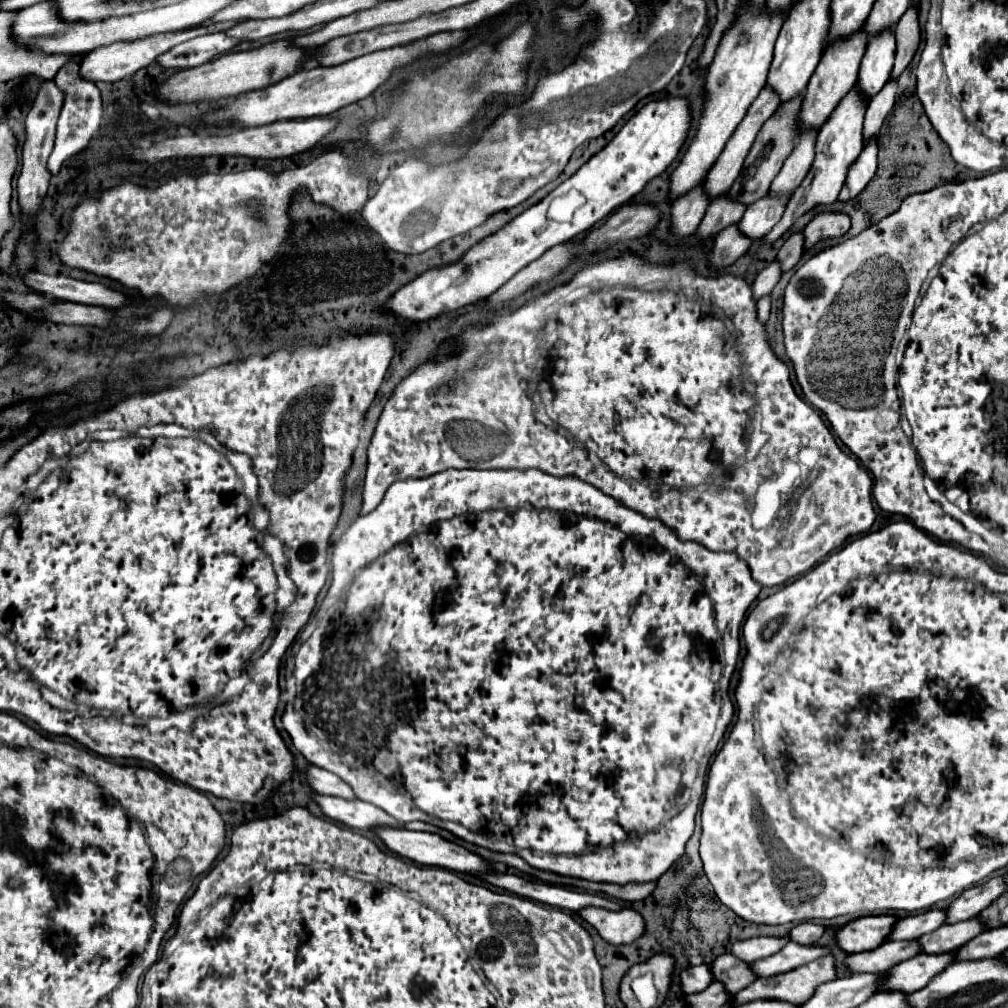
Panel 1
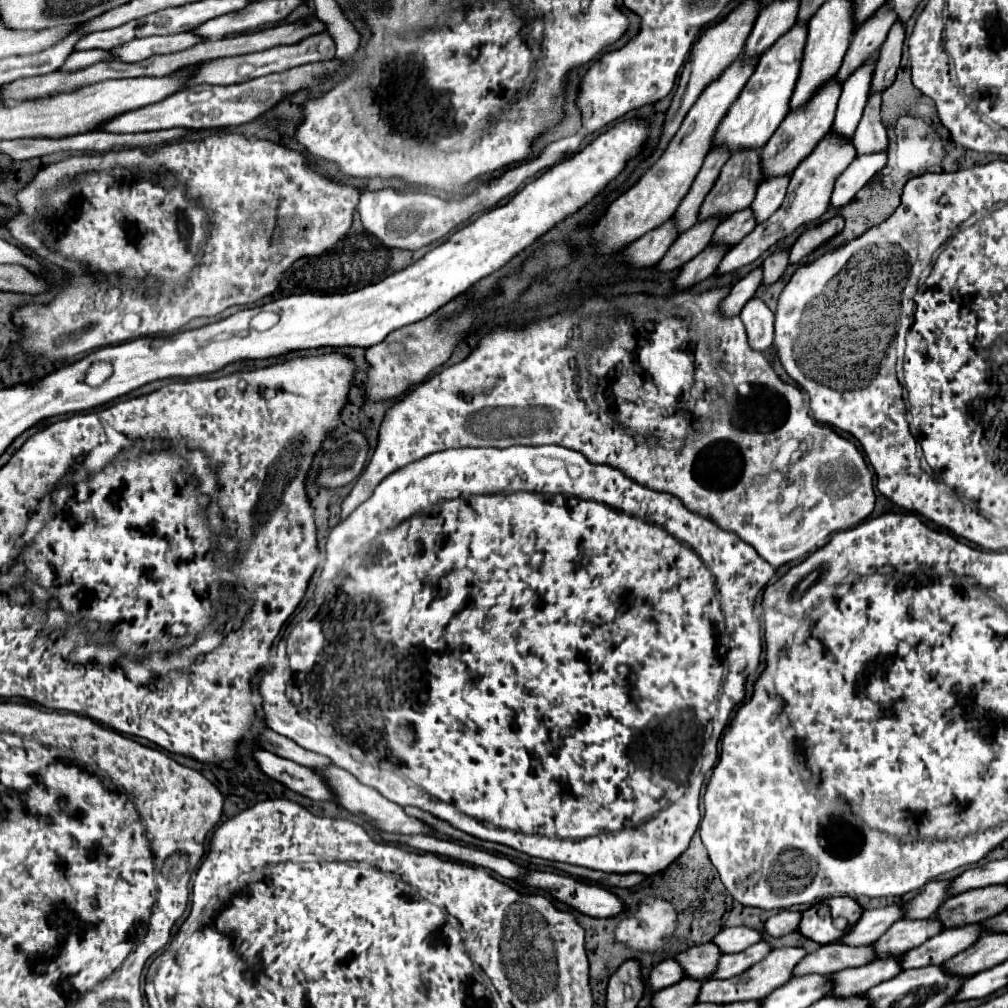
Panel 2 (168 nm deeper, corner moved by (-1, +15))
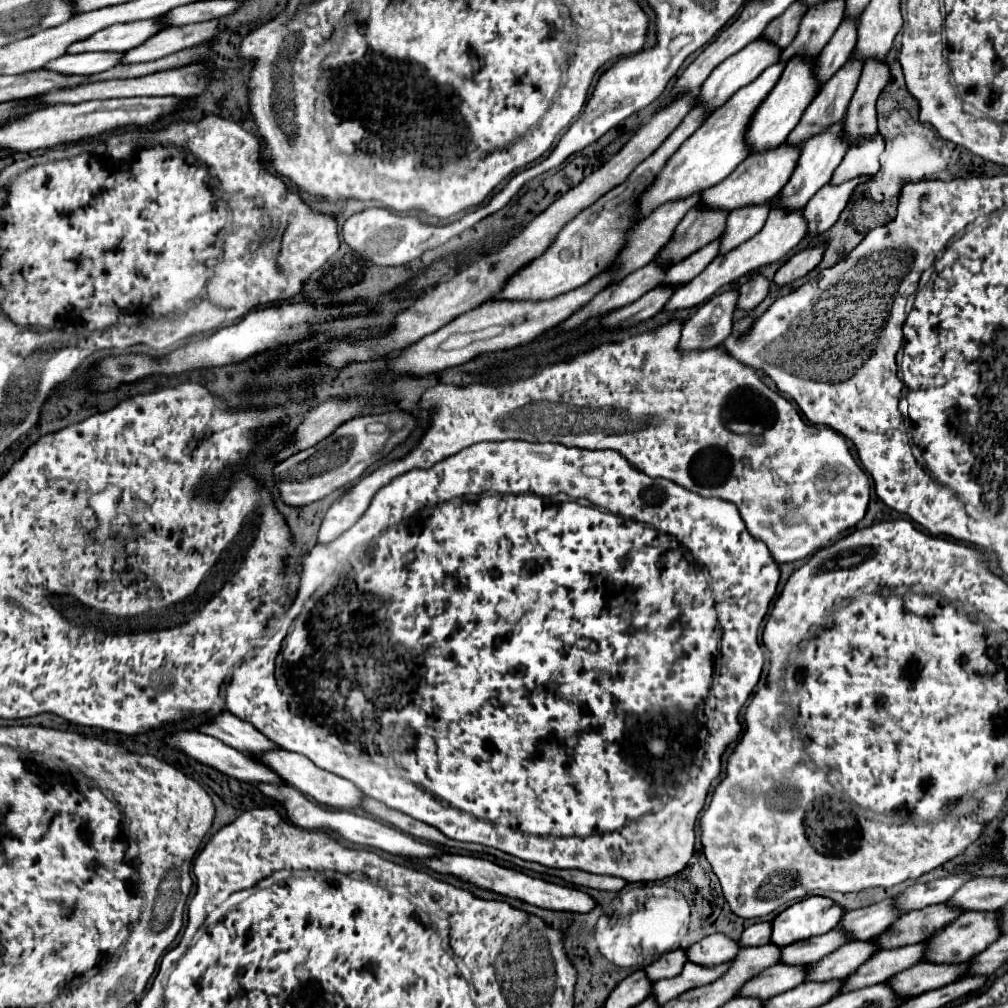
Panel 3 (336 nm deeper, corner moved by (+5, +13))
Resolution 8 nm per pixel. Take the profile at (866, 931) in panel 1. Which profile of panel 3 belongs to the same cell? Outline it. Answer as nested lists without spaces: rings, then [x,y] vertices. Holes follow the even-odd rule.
[[[810,896],[798,904],[792,904],[772,922],[772,942],[776,946],[788,946],[798,940],[820,936],[840,924],[844,908],[824,896]]]

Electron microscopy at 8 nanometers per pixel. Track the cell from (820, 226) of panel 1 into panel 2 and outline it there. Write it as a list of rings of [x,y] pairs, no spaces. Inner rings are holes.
[[[836,216],[816,228],[810,228],[806,232],[802,232],[802,236],[796,240],[796,244],[790,250],[790,264],[800,264],[802,258],[806,258],[808,254],[812,254],[816,248],[820,248],[824,242],[828,242],[832,236],[840,234],[844,228],[844,220],[842,216]]]

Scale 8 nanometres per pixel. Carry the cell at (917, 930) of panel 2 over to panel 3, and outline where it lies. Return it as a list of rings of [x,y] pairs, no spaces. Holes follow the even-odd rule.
[[[874,938],[864,942],[850,942],[848,946],[836,950],[836,954],[828,954],[828,958],[816,962],[816,974],[812,974],[812,978],[808,980],[824,982],[832,978],[846,978],[856,972],[866,960],[870,960],[876,952],[880,952],[880,946]]]

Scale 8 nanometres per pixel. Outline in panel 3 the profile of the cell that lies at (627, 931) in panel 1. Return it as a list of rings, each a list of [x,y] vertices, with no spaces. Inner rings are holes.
[[[444,854],[444,858],[432,858],[432,860],[422,860],[422,864],[426,864],[428,868],[440,872],[440,874],[452,874],[458,876],[466,882],[472,882],[480,888],[486,890],[494,890],[502,896],[510,896],[510,898],[518,898],[522,902],[528,902],[532,906],[540,906],[540,908],[548,908],[548,910],[564,910],[564,912],[578,912],[578,914],[586,914],[590,910],[596,908],[596,900],[572,886],[560,886],[554,882],[546,882],[542,878],[532,878],[528,874],[522,874],[518,870],[512,868],[504,868],[498,866],[490,860],[484,858],[474,858],[474,856],[458,856],[458,854]]]

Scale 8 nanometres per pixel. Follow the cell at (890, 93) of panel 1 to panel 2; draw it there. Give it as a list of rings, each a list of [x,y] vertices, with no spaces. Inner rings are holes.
[[[882,94],[870,96],[870,100],[864,108],[864,116],[862,116],[858,130],[854,134],[854,140],[852,140],[852,144],[856,148],[856,156],[888,150],[886,126],[880,120],[880,98],[882,98]]]

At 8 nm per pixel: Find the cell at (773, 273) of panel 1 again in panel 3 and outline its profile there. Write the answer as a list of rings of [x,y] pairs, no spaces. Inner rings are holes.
[[[728,290],[698,308],[682,328],[682,350],[708,348],[724,342],[732,332],[732,318],[738,302],[738,290]]]

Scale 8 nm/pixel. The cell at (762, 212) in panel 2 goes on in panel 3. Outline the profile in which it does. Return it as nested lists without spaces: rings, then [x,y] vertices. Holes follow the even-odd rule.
[[[768,202],[760,204],[760,206],[744,206],[740,210],[732,210],[728,214],[728,224],[722,234],[720,254],[726,254],[728,250],[736,248],[738,244],[742,244],[748,238],[752,238],[754,234],[758,234],[768,218],[768,212],[770,212]]]

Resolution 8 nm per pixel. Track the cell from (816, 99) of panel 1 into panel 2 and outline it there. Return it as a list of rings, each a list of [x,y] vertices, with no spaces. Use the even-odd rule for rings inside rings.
[[[830,80],[830,84],[826,84],[822,88],[822,92],[818,92],[818,96],[814,96],[814,100],[810,100],[810,104],[806,104],[806,108],[792,110],[790,116],[786,116],[786,120],[782,120],[782,124],[778,126],[778,132],[774,132],[774,136],[760,150],[760,168],[762,168],[764,180],[792,174],[796,170],[796,166],[806,156],[810,156],[810,152],[816,148],[816,144],[830,132],[830,124],[834,122],[834,112],[836,112],[840,92],[842,92],[840,84],[836,84],[836,80]]]

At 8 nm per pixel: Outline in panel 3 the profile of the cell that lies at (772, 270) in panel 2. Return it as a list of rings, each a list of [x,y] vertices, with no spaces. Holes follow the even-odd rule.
[[[754,272],[750,276],[750,280],[740,286],[738,308],[742,308],[742,310],[754,310],[766,298],[768,290],[770,290],[770,282],[766,280],[766,276],[762,276],[760,272]]]

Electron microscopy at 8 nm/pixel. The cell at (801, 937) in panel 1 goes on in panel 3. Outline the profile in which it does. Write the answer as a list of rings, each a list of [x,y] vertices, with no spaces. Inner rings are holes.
[[[758,922],[744,930],[740,944],[742,946],[762,946],[770,942],[770,936],[772,936],[772,922]]]

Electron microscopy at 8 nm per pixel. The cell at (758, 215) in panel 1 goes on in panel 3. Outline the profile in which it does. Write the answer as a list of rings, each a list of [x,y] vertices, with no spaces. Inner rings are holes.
[[[720,238],[696,250],[682,262],[672,264],[672,270],[668,270],[668,278],[664,278],[664,282],[690,282],[718,256],[718,250],[720,250]]]

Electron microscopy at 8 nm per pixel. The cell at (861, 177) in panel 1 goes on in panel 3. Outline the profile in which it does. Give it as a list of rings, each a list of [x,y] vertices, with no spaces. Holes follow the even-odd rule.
[[[862,174],[852,180],[846,180],[842,184],[828,184],[820,188],[820,194],[814,194],[812,202],[804,208],[804,216],[808,218],[808,234],[820,234],[826,232],[840,216],[840,212],[846,208],[854,188],[858,184],[868,182],[872,176]]]

